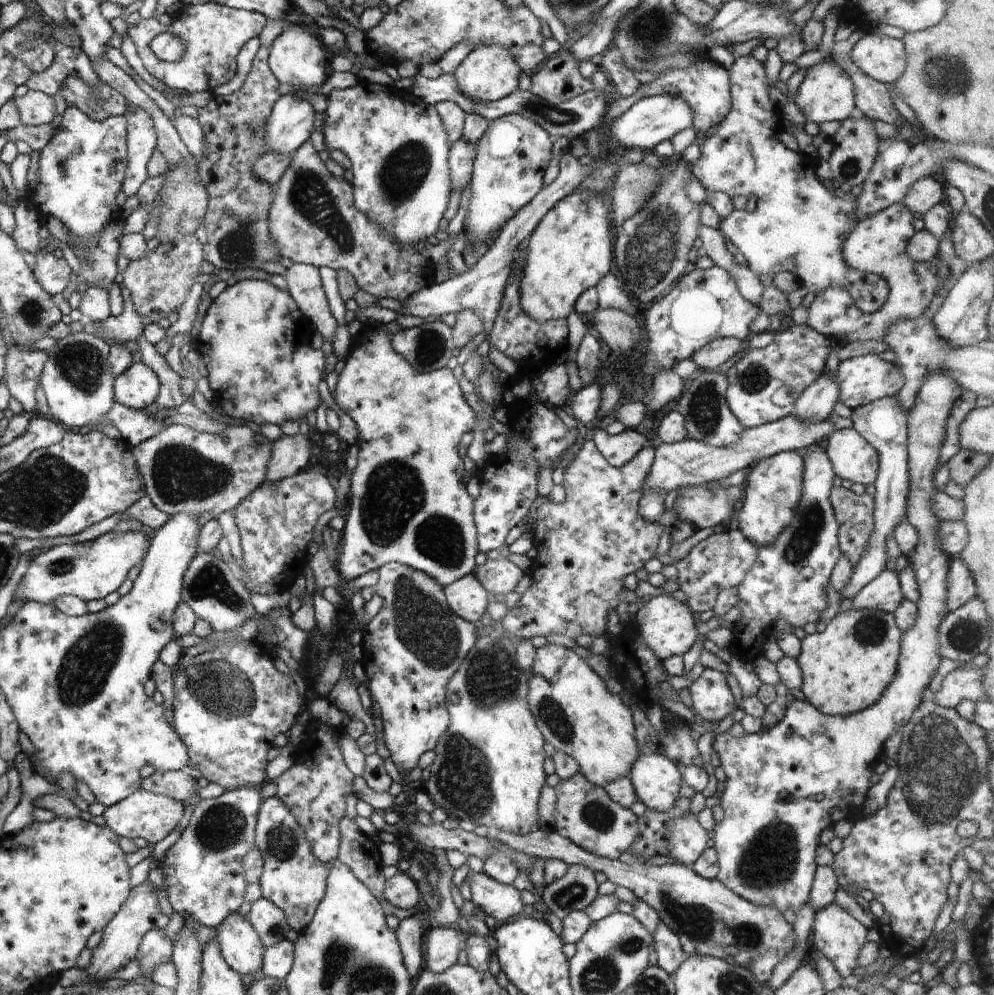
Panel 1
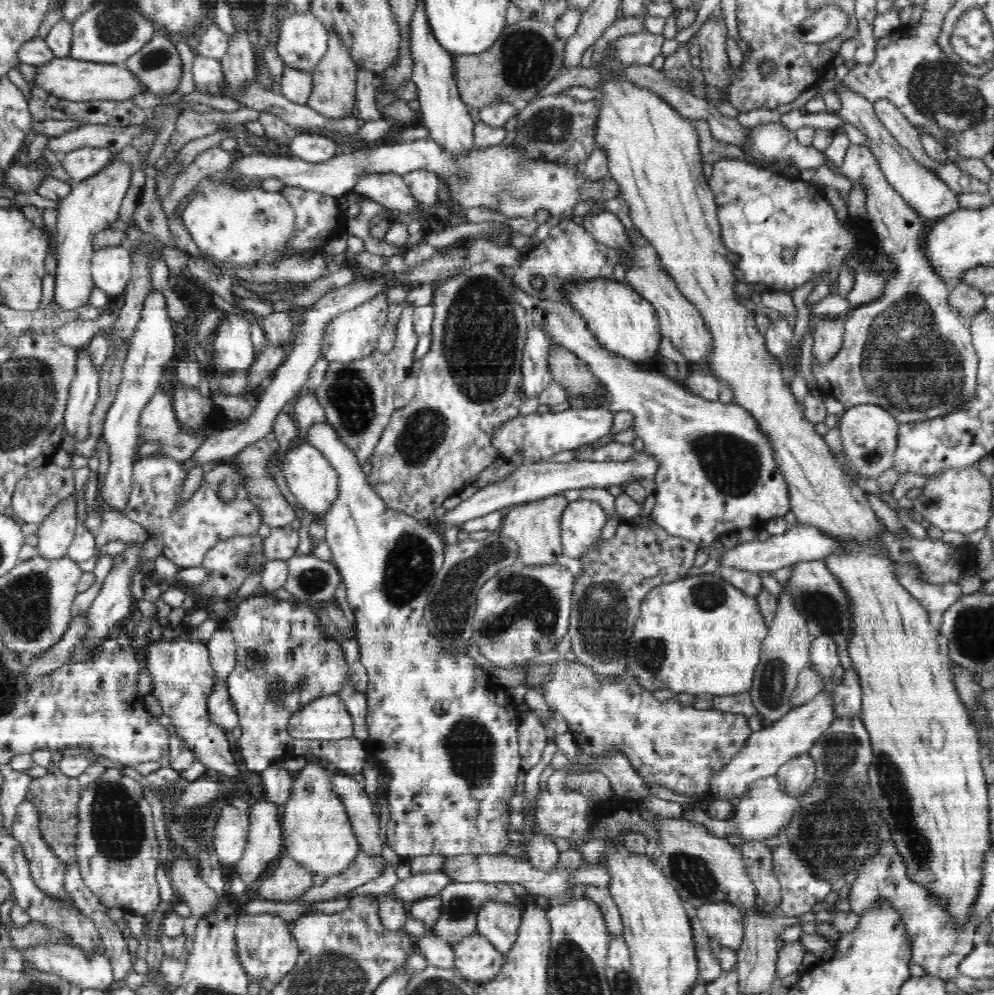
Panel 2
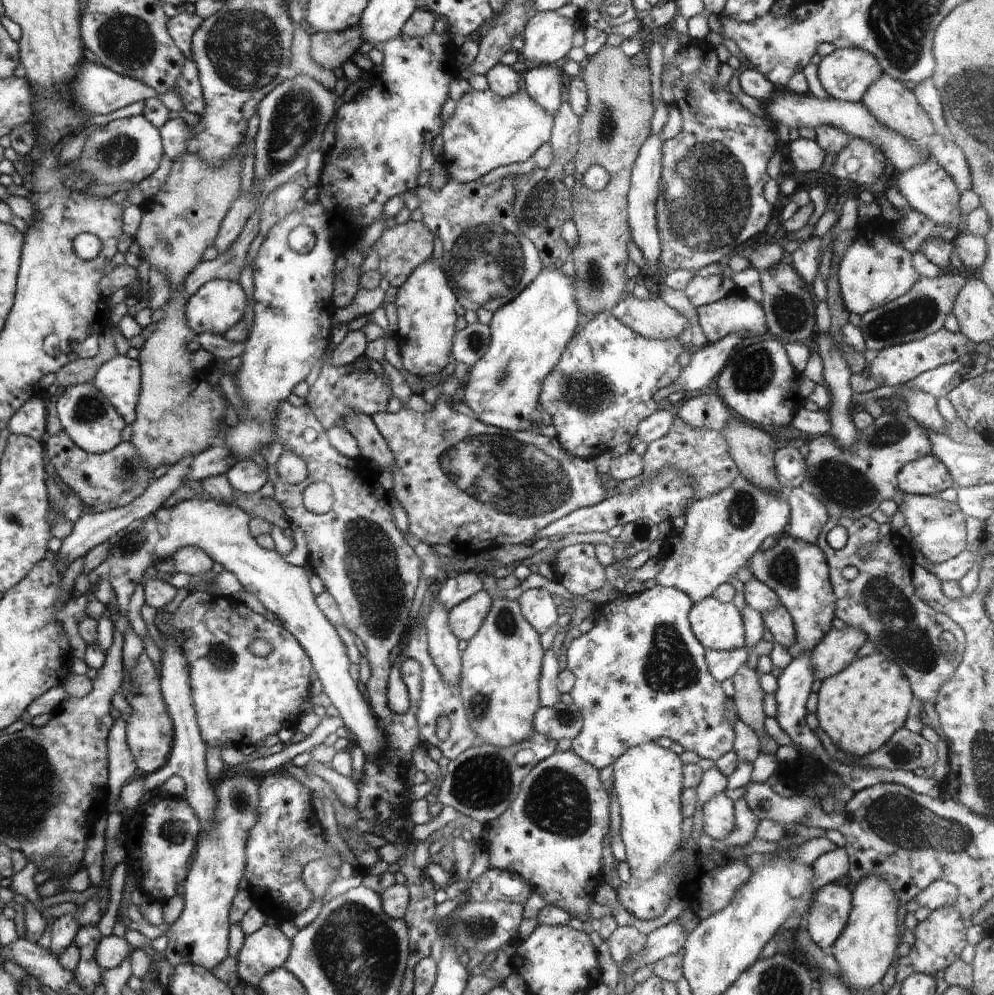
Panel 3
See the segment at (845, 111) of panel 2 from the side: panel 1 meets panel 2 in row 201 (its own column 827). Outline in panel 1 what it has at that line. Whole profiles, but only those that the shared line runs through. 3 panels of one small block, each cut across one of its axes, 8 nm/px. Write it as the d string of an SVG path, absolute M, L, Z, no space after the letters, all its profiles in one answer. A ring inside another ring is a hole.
M831 903L815 912L810 937L811 949L822 952L832 962L836 972L842 978L846 978L858 967L858 954L866 944L866 934L868 934L868 929L865 926L852 918L852 915L848 914L846 910L842 910L840 906Z

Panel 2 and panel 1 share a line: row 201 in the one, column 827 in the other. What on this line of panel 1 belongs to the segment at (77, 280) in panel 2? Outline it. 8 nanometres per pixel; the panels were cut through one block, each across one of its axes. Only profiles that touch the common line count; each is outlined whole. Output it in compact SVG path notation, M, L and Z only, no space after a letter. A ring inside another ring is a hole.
M830 59L810 67L800 87L794 102L798 110L802 111L806 121L822 125L826 122L842 122L856 113L854 98L854 82L852 78Z

